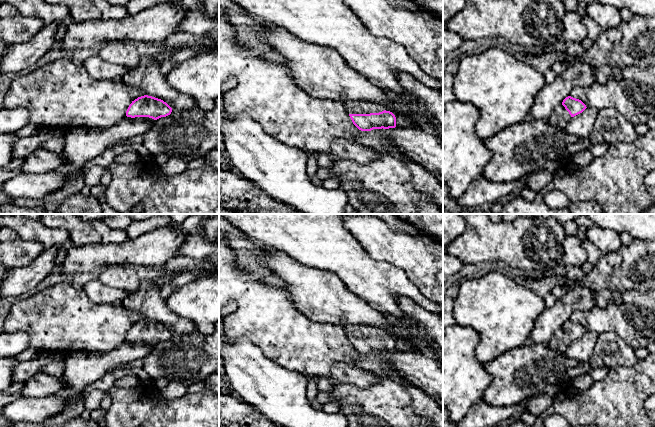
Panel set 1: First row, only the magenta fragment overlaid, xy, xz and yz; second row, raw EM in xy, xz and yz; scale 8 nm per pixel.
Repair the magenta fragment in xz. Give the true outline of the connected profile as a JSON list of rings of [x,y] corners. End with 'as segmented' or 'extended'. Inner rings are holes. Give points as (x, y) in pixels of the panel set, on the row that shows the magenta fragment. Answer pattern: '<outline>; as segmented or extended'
[[[347,100],[344,106],[353,122],[361,131],[396,127],[396,117],[382,106],[368,101]]]; extended

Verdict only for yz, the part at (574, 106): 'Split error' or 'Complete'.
Split error

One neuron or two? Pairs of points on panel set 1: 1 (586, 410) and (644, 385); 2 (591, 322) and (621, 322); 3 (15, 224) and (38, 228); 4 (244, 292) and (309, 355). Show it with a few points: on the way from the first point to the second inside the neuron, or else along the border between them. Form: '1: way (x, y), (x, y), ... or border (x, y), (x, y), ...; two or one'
1: way (600, 405), (612, 404), (630, 387); one
2: way (598, 322), (614, 322); one
3: way (21, 224), (25, 228), (32, 228); one
4: way (260, 308), (293, 341); one

